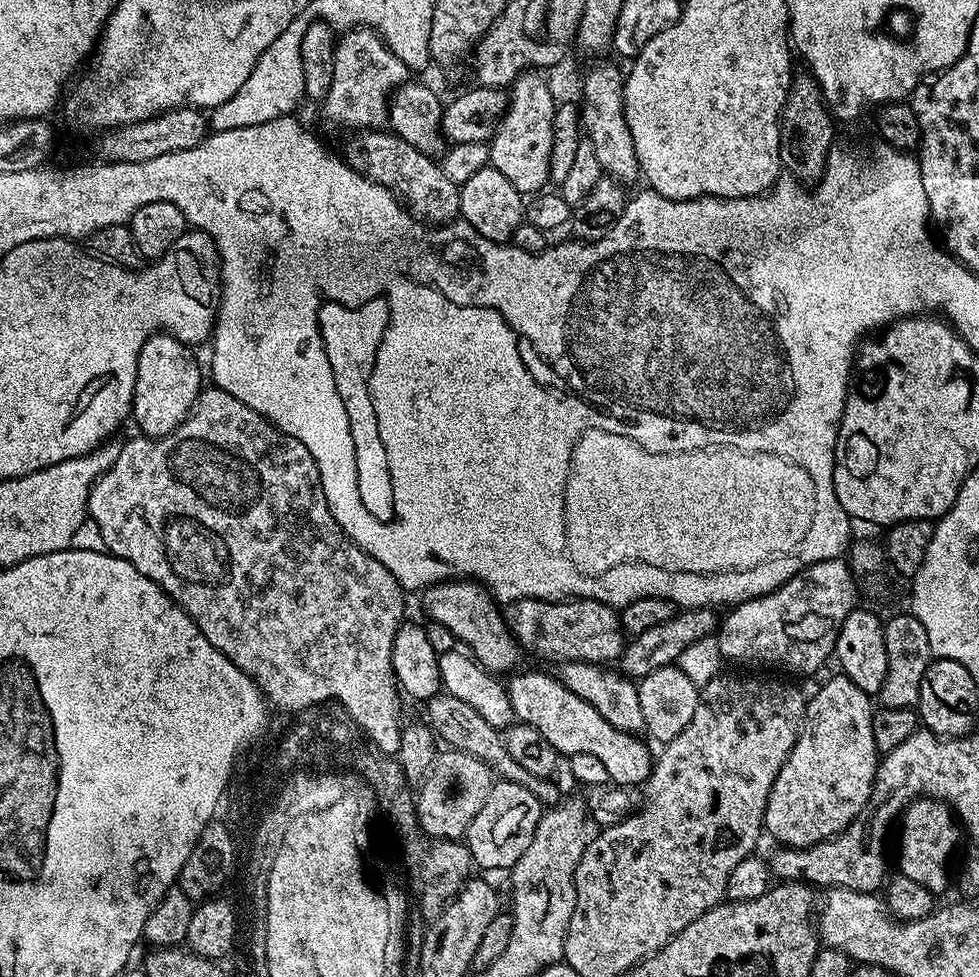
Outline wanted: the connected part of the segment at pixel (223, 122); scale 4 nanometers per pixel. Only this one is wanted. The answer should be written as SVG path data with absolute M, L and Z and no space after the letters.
M302 48L298 56L268 56L264 52L251 71L250 78L238 92L209 113L209 127L215 132L234 130L242 126L261 125L274 118L293 113L300 98L303 99L305 88L305 70L302 66Z

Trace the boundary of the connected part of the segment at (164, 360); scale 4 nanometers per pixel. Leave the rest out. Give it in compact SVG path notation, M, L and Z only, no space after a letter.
M167 334L152 336L142 346L138 374L134 382L132 395L131 419L144 434L170 434L176 427L192 415L196 404L198 387L196 388L196 364L188 360L189 345L175 340Z

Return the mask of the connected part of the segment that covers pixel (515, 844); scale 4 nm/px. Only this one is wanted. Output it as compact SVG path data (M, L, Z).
M497 779L488 796L482 802L481 809L474 814L468 826L466 843L472 863L477 869L506 868L511 870L526 854L530 842L534 842L534 830L538 830L538 822L542 805L526 786L518 786L509 780Z

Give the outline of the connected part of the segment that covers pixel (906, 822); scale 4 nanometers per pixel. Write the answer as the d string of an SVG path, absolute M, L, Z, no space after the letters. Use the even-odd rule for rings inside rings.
M927 798L913 800L904 809L898 824L899 875L914 878L914 882L922 882L922 886L926 886L933 894L940 894L947 884L949 887L952 851L955 850L960 836L962 837L961 825L947 804Z

